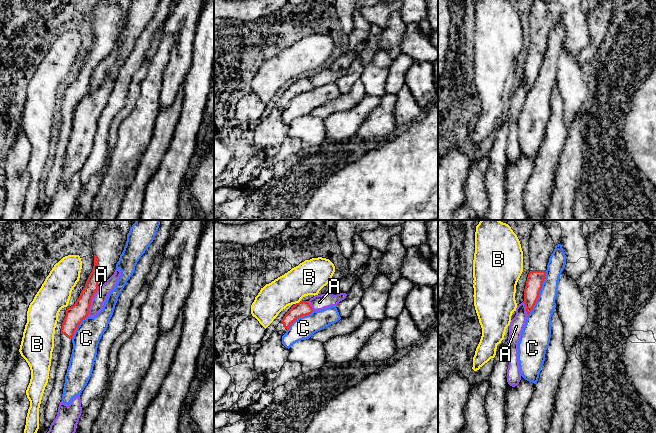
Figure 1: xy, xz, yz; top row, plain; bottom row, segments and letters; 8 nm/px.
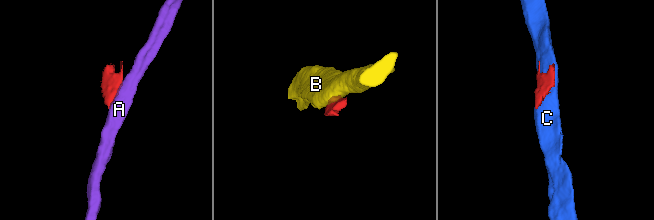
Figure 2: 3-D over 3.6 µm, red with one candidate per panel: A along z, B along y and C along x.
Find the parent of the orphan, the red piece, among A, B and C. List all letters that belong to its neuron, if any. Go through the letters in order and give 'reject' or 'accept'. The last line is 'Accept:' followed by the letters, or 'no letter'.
A: reject
B: reject
C: reject
Accept: no letter

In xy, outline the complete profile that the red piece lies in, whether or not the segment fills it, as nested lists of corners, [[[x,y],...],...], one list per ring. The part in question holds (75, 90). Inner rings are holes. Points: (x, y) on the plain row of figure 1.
[[[98,0],[94,8],[92,23],[94,28],[94,42],[79,74],[71,83],[67,83],[66,92],[61,105],[61,128],[56,147],[53,166],[49,172],[45,186],[44,210],[57,192],[58,183],[62,177],[65,151],[72,130],[74,109],[89,91],[92,74],[98,64],[103,61],[115,48],[127,17],[127,10],[133,0]]]

